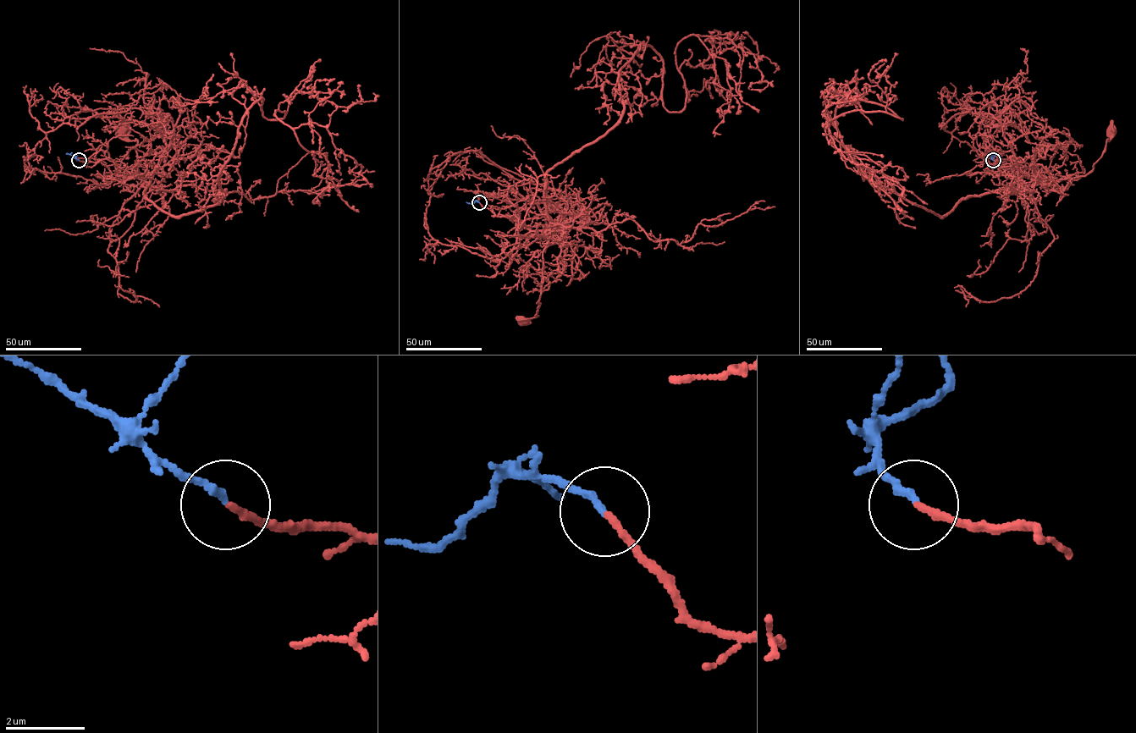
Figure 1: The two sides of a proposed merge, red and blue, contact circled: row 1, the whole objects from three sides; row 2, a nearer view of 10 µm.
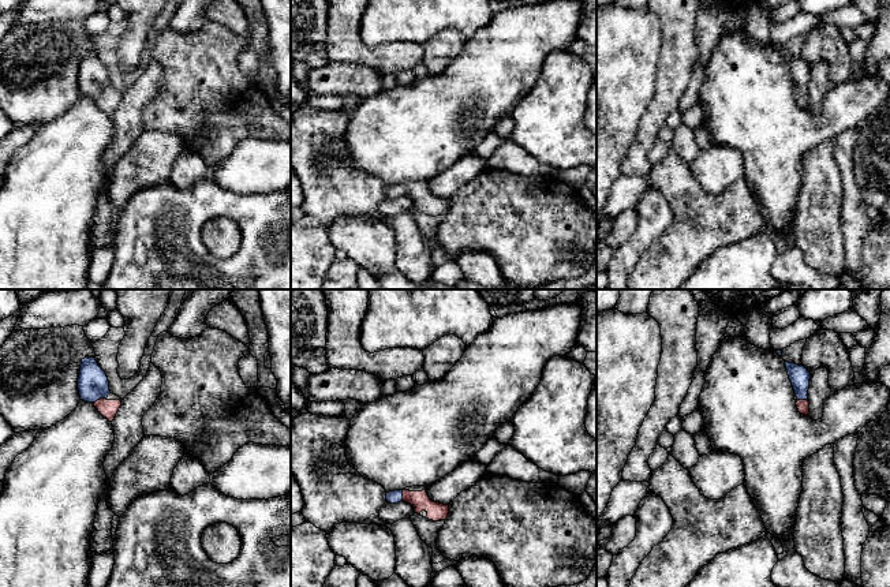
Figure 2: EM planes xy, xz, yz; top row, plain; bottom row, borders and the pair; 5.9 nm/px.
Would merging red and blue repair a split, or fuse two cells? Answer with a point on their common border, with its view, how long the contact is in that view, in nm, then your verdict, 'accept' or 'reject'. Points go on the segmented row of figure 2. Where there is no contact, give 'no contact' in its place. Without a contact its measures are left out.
contact xy (100, 399); length 90 nm; accept

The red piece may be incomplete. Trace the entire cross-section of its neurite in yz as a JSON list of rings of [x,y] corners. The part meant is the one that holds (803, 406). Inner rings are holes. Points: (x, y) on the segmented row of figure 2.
[[[785,362],[789,380],[792,382],[794,395],[797,397],[797,410],[801,415],[808,416],[809,414],[809,401],[808,401],[808,389],[811,373],[804,367],[794,363]]]

